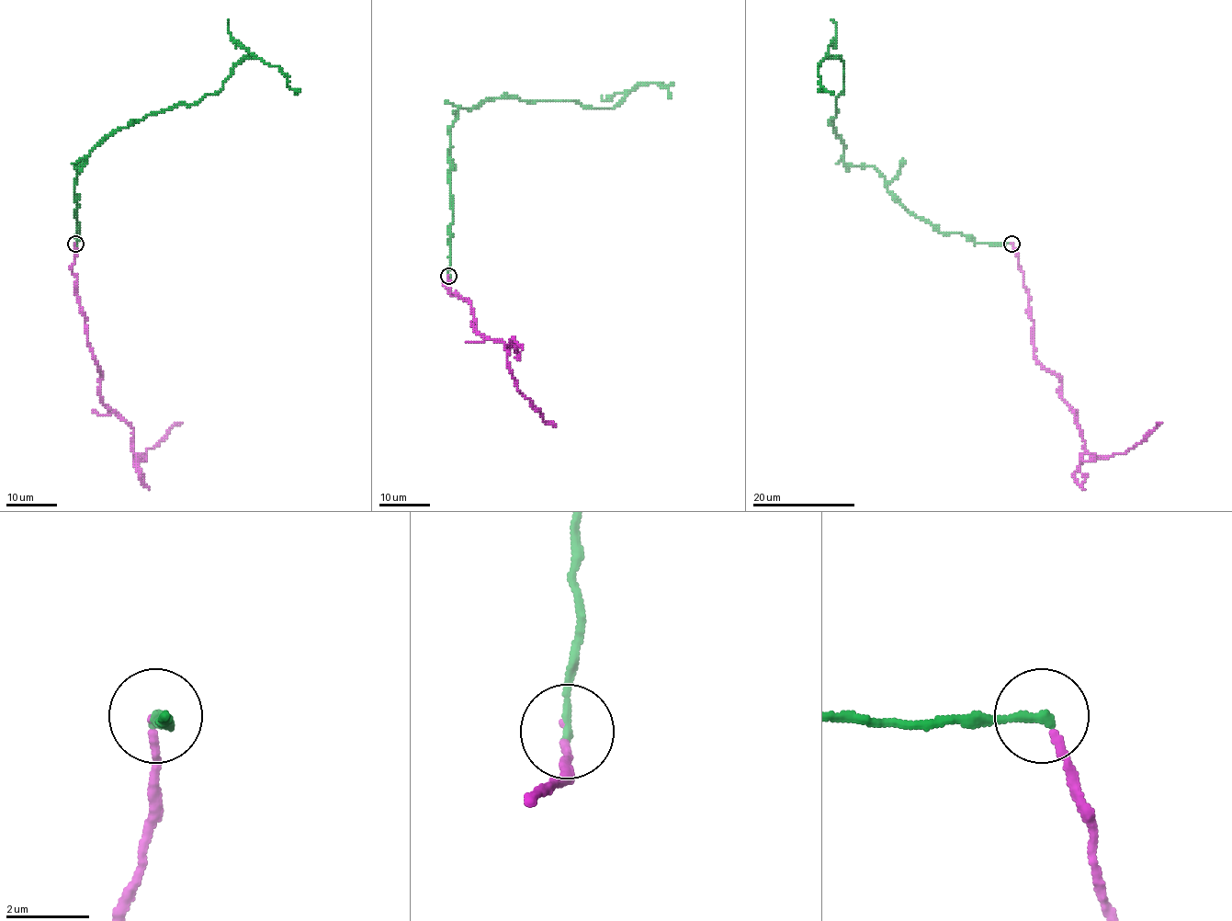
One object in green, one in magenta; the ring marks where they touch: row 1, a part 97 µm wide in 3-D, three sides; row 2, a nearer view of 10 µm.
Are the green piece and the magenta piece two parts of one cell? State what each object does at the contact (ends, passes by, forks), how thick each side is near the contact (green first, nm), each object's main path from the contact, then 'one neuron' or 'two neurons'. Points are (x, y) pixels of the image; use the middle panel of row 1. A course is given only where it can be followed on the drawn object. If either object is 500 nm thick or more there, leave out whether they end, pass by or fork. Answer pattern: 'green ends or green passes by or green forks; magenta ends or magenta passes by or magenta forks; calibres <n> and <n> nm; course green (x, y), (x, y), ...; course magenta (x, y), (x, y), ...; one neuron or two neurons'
green ends; magenta ends; calibres 220 and 150 nm; course green (448, 276), (447, 152), (460, 108), (509, 97), (614, 108), (629, 91), (652, 82), (669, 90), (670, 98); course magenta (448, 276), (445, 285), (471, 306), (473, 325), (506, 345), (516, 389), (556, 426); two neurons

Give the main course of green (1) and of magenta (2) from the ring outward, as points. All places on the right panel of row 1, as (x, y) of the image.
1: (1011, 244), (942, 233), (871, 165), (845, 164), (832, 121), (843, 62), (826, 58), (819, 85), (834, 95)
2: (1011, 244), (1028, 292), (1034, 355), (1061, 380), (1061, 397), (1087, 451), (1124, 454), (1162, 422)

